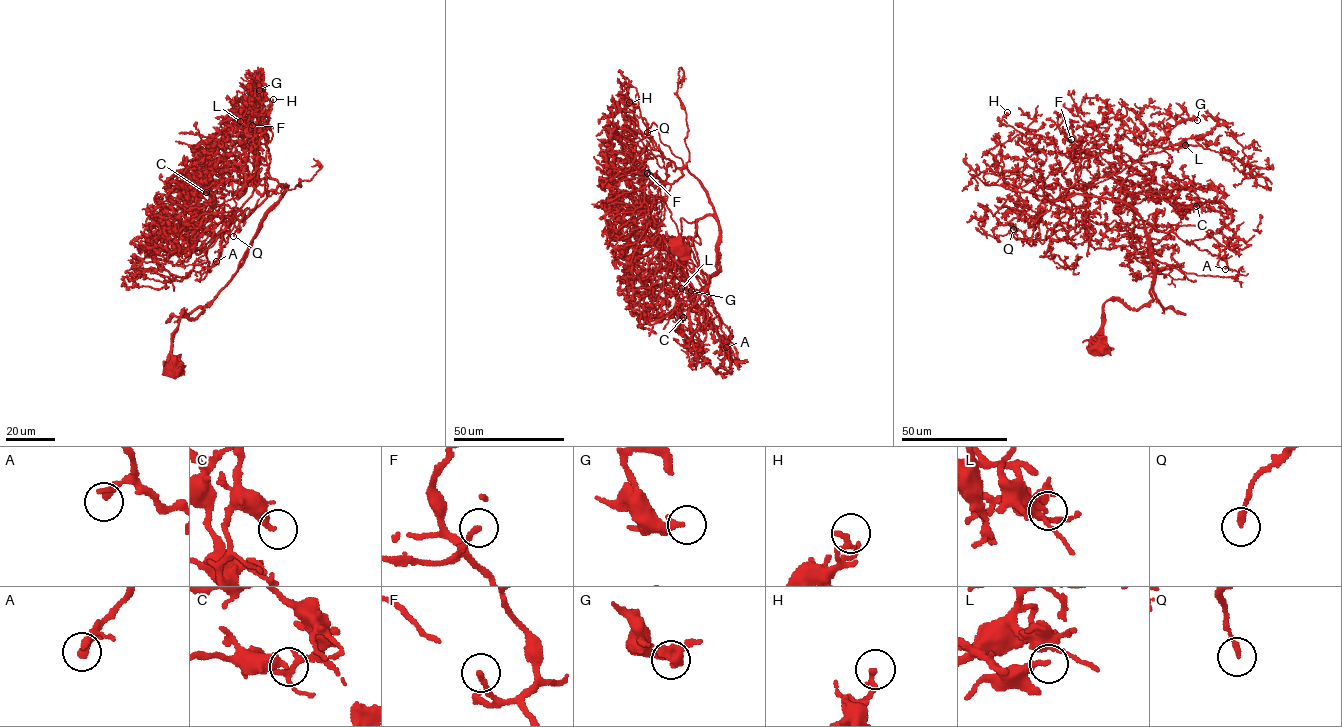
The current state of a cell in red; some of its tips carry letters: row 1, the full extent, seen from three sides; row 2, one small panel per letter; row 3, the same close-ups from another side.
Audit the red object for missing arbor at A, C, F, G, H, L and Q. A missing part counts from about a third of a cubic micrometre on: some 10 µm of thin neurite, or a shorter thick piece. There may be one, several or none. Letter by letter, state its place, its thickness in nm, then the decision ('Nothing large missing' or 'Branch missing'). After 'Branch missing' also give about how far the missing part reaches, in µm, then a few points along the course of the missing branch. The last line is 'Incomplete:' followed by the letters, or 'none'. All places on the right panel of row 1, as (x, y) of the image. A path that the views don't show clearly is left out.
A: Place: (1225, 269). Thickness 180 nm. Nothing large missing
C: Place: (1196, 206). Thickness 360 nm. Nothing large missing
F: Place: (1071, 139). Thickness 200 nm. Nothing large missing
G: Place: (1197, 120). Thickness 240 nm. Nothing large missing
H: Place: (1007, 112). Thickness 240 nm. Nothing large missing
L: Place: (1185, 145). Thickness 150 nm. Nothing large missing
Q: Place: (1013, 229). Thickness 200 nm. Nothing large missing
Incomplete: none

